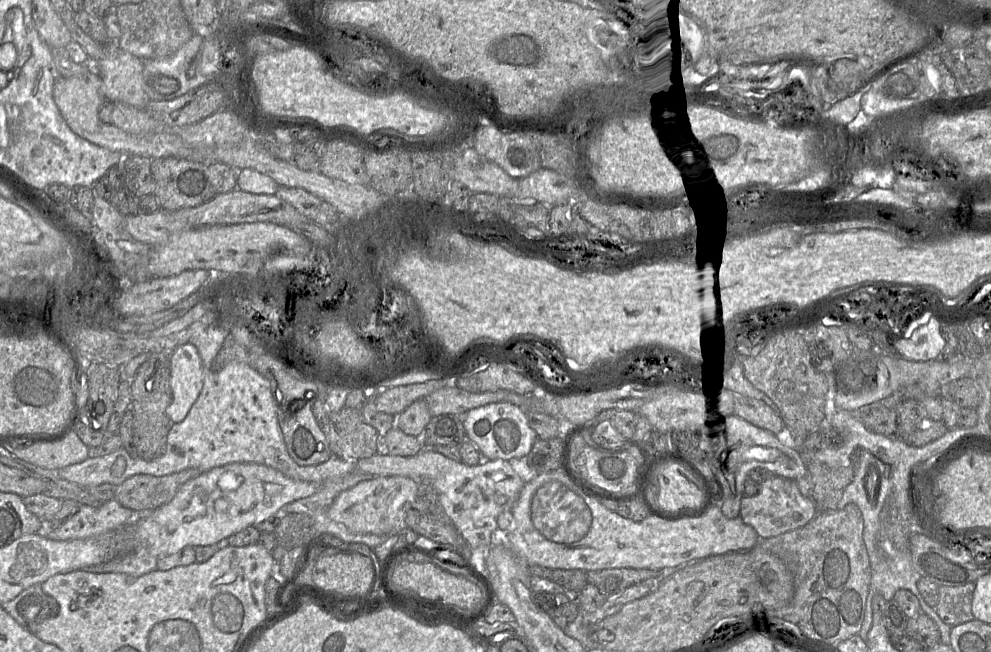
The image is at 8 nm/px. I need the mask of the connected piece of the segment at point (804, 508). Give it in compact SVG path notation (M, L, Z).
M773 476L765 480L761 491L755 496L744 496L741 501L740 517L747 525L754 528L760 539L801 528L818 514L818 508L811 498L801 494L797 481L793 478Z

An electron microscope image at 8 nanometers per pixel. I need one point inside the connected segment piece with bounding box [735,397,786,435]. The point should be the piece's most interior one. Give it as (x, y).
(757, 412)

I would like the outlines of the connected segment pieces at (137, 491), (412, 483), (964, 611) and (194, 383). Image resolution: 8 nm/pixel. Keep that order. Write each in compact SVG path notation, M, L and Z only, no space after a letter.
M188 468L166 476L138 474L115 488L114 499L133 512L152 512L168 503L188 480L200 475L196 468Z
M376 476L342 491L328 509L329 518L361 534L389 536L404 526L404 506L419 496L419 482L404 476Z
M970 582L938 587L938 603L934 610L944 623L953 627L974 619L971 604L975 586L975 582Z
M190 343L179 346L170 355L172 402L166 414L173 423L188 415L203 387L203 364L198 349Z

